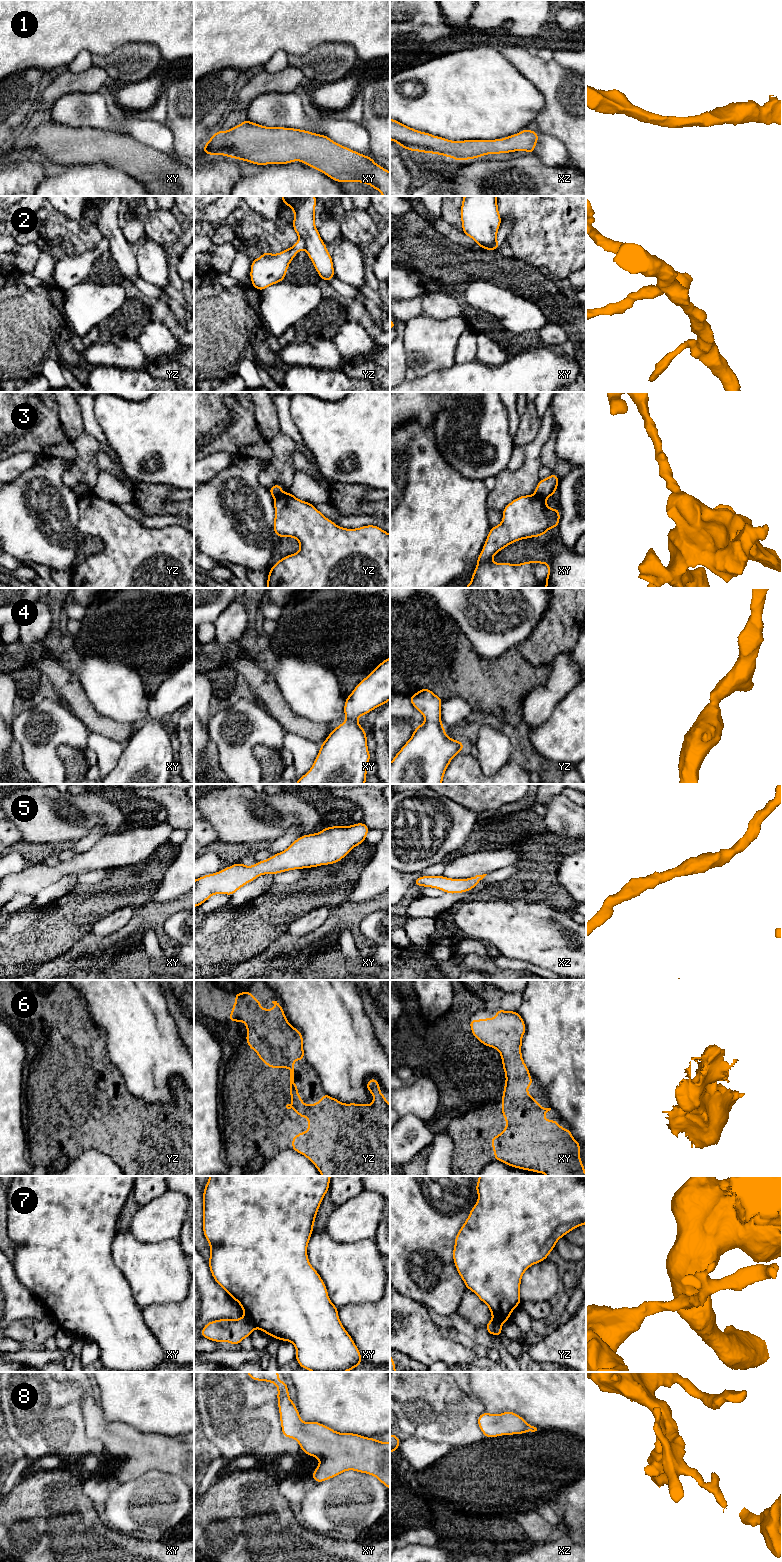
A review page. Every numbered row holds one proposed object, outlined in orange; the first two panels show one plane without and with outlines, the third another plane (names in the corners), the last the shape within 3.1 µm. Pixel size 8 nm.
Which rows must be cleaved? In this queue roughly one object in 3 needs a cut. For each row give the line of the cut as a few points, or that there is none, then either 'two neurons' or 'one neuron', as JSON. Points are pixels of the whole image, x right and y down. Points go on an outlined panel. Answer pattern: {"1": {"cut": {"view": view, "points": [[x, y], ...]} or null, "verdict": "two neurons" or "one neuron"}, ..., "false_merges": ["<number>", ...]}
{"1": {"cut": null, "verdict": "one neuron"}, "2": {"cut": {"view": "yz", "points": [[299, 237], [304, 240], [305, 249]]}, "verdict": "two neurons"}, "3": {"cut": {"view": "xy", "points": [[534, 494], [544, 499]]}, "verdict": "two neurons"}, "4": {"cut": null, "verdict": "one neuron"}, "5": {"cut": null, "verdict": "one neuron"}, "6": {"cut": null, "verdict": "one neuron"}, "7": {"cut": {"view": "xy", "points": [[245, 1314], [256, 1327]]}, "verdict": "two neurons"}, "8": {"cut": null, "verdict": "one neuron"}, "false_merges": ["2", "3", "7"]}

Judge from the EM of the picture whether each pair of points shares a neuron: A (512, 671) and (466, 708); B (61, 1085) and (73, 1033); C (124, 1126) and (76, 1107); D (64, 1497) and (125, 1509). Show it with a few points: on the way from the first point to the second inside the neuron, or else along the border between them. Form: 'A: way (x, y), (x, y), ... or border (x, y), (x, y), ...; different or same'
A: border (447, 699), (462, 697), (473, 709); different
B: way (73, 1072), (73, 1046); same
C: way (112, 1121), (88, 1107); same
D: border (99, 1508), (103, 1520), (112, 1528); different

